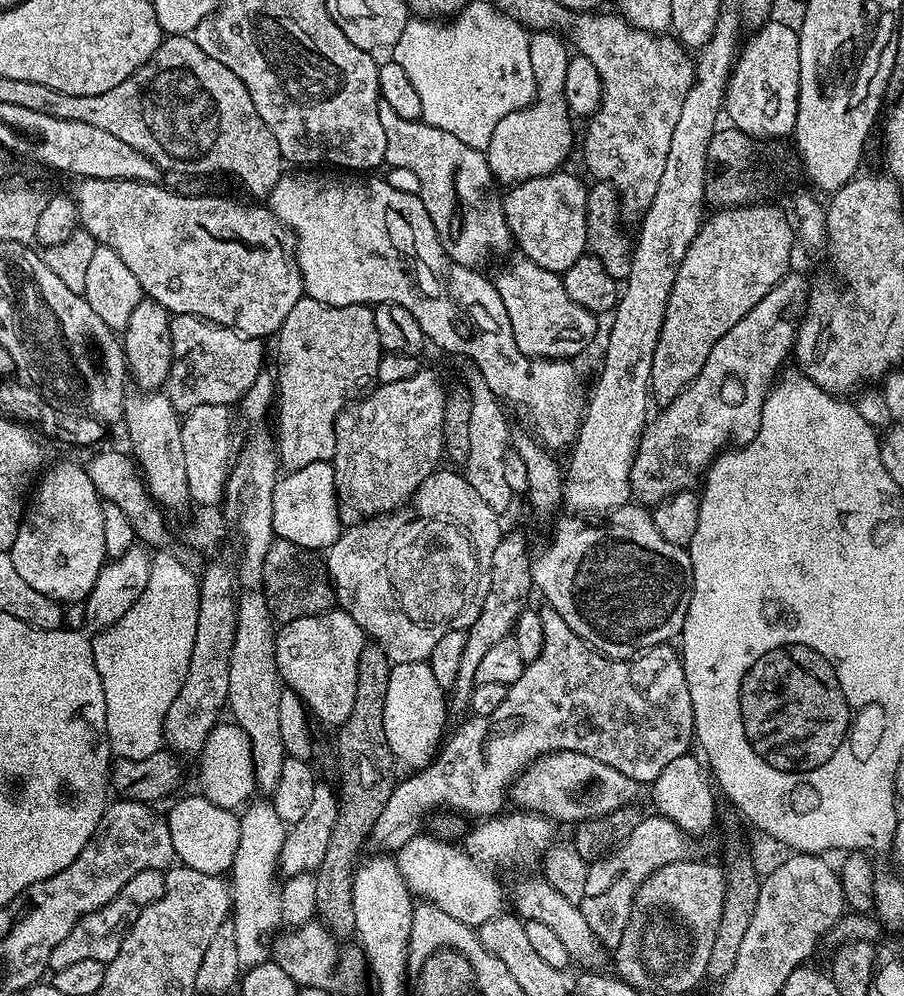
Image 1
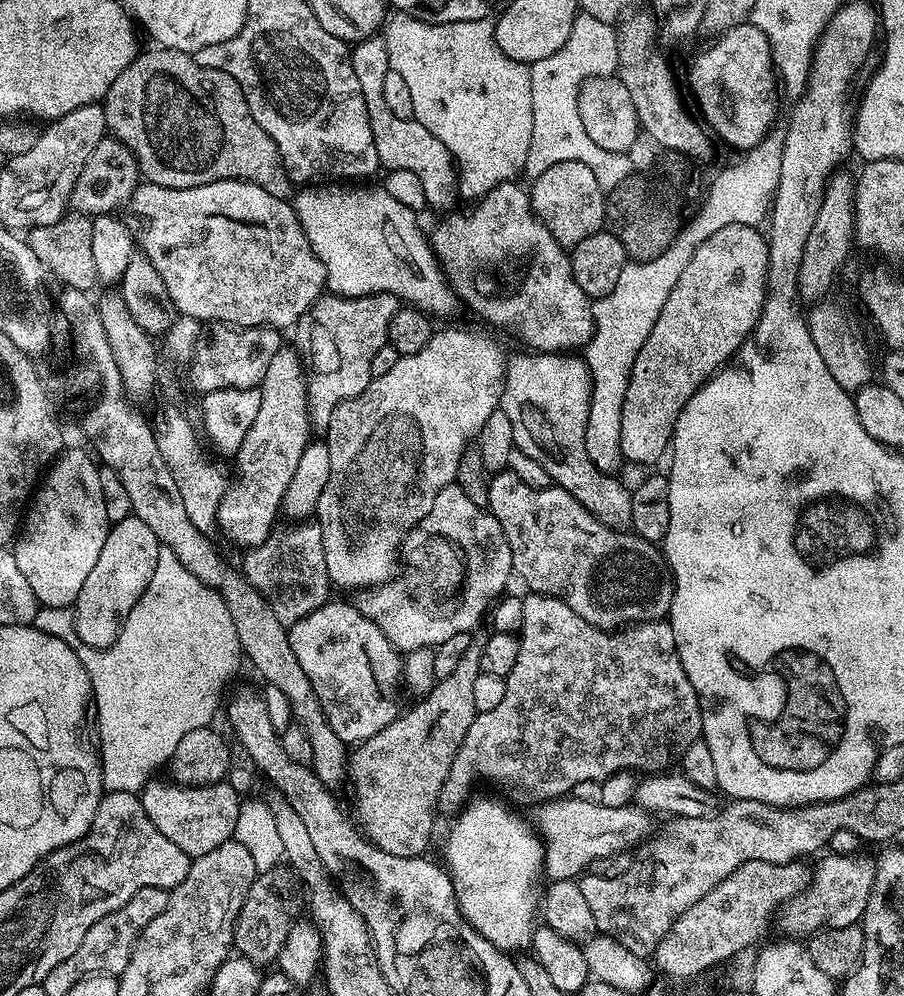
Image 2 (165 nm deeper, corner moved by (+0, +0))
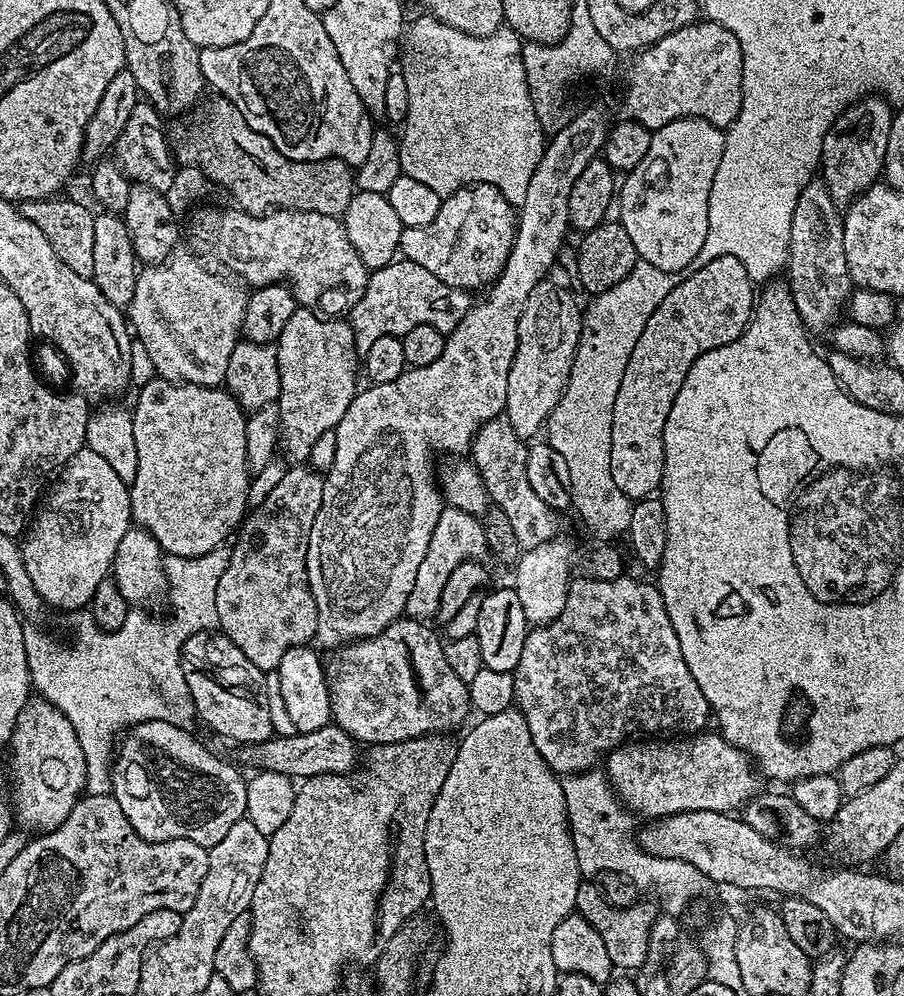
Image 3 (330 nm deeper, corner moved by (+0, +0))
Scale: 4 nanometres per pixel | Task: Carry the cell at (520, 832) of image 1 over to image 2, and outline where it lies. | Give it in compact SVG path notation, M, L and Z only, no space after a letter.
M552 798L540 814L538 830L544 840L546 876L549 881L576 880L595 860L608 860L619 852L636 848L652 832L653 817L645 808L635 803L626 806L606 806L592 800L572 800L573 798Z

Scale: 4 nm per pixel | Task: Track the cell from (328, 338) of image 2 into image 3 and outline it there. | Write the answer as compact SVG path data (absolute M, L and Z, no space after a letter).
M397 258L386 266L375 269L369 275L368 285L358 298L352 311L347 313L346 319L354 330L354 342L357 353L363 354L370 350L370 345L377 338L383 336L404 337L406 330L414 330L414 326L429 324L434 330L442 333L454 331L458 322L466 318L466 314L473 306L474 300L465 289L446 286L430 270L422 270L418 262Z

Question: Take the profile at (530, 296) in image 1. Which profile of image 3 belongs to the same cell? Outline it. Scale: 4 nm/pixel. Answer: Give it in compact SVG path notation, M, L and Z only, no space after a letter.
M470 184L459 188L454 194L443 197L438 214L430 226L405 228L400 236L399 255L406 260L418 262L422 270L430 270L434 278L446 282L446 286L473 290L472 288L487 289L506 266L508 255L512 253L512 243L516 241L517 209L492 184Z

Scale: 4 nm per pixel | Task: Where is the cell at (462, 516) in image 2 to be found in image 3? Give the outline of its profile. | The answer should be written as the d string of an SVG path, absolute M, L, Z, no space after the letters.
M441 507L430 546L426 550L426 558L422 558L422 566L418 566L418 578L414 578L414 590L410 590L410 598L406 598L405 613L413 620L431 621L431 616L435 617L439 613L442 586L446 586L446 578L450 578L450 574L454 574L462 562L483 561L488 555L481 517L471 516L466 510Z

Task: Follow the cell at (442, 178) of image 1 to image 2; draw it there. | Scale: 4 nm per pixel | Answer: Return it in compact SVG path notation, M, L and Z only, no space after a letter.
M383 35L369 36L361 40L351 49L354 74L358 78L358 86L362 86L362 98L366 102L366 114L370 118L370 134L374 134L374 146L378 150L380 168L393 172L394 170L410 170L422 182L422 191L426 194L426 202L433 209L447 209L453 199L458 196L458 173L456 161L450 150L426 126L417 120L398 118L390 110L386 98L382 94L382 82L390 71L392 63L388 57L388 50Z

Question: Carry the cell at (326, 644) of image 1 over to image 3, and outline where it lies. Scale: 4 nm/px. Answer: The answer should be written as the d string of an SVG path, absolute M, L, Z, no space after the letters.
M401 618L396 620L390 626L386 626L386 630L382 630L377 636L367 636L364 640L354 640L351 644L343 645L339 649L340 657L336 660L336 669L330 672L328 681L328 694L330 696L330 706L332 707L333 721L342 730L346 730L346 734L353 736L353 739L361 745L371 746L373 744L389 744L390 742L402 742L410 738L418 736L426 736L430 732L451 733L452 728L456 728L463 722L467 716L470 716L470 705L468 703L468 686L462 682L462 678L458 678L458 674L454 674L454 670L450 670L450 662L446 662L446 654L444 653L445 641L442 639L441 633L432 629L431 623L422 620L413 620L411 618Z

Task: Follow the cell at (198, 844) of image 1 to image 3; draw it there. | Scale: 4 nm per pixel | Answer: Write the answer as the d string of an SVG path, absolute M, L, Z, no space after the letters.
M147 720L141 724L133 724L123 733L122 739L119 741L118 747L114 752L114 763L110 768L112 778L111 795L116 797L118 806L122 806L122 814L126 814L126 818L136 832L143 840L153 840L154 842L162 842L163 840L173 840L174 838L190 838L190 842L198 842L198 846L209 849L214 847L218 842L222 842L223 836L230 831L230 826L234 826L234 822L245 819L247 810L247 784L245 774L239 772L232 764L227 764L224 760L219 760L206 745L200 740L195 740L190 733L187 732L187 727L179 724L171 724L169 720Z

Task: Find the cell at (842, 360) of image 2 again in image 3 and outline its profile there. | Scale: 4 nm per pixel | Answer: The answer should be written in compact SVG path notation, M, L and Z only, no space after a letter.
M818 178L811 179L800 191L798 206L791 216L786 282L799 317L814 336L825 335L841 319L844 305L854 290L846 263L843 215L839 205L830 198L824 182Z

